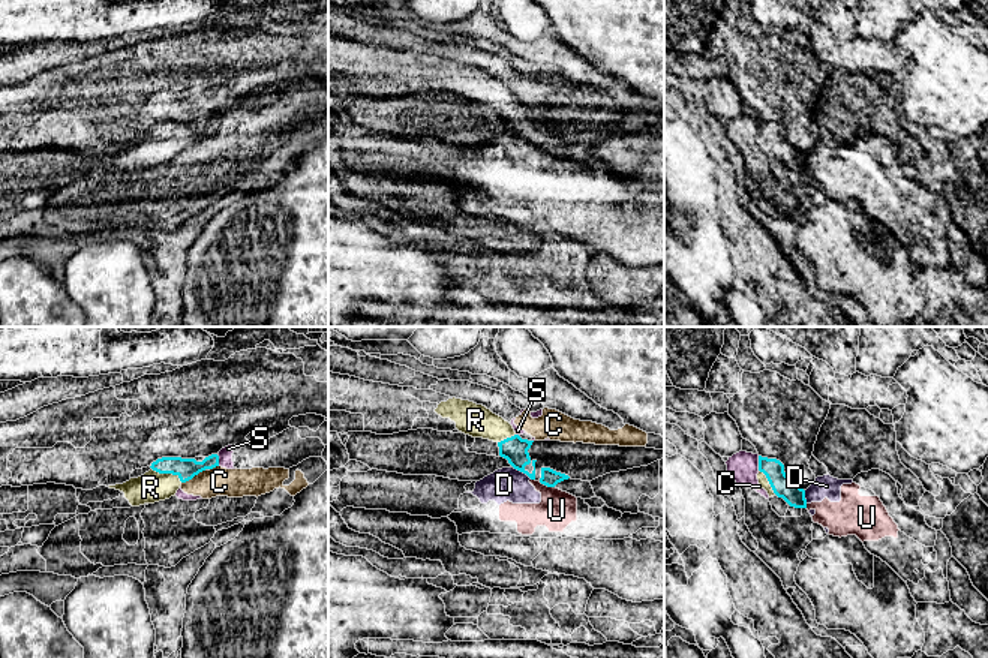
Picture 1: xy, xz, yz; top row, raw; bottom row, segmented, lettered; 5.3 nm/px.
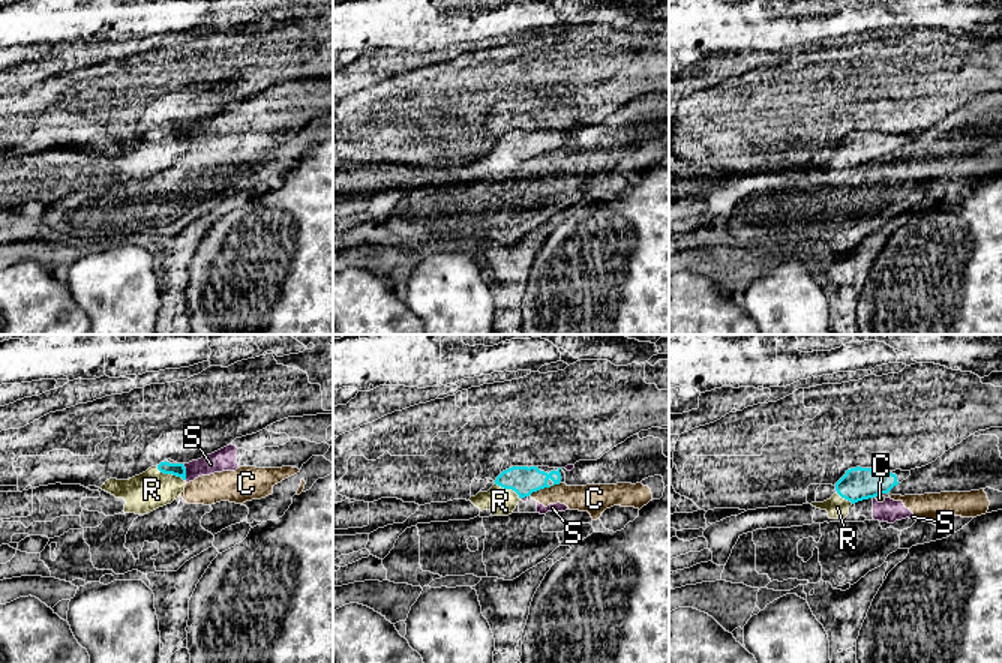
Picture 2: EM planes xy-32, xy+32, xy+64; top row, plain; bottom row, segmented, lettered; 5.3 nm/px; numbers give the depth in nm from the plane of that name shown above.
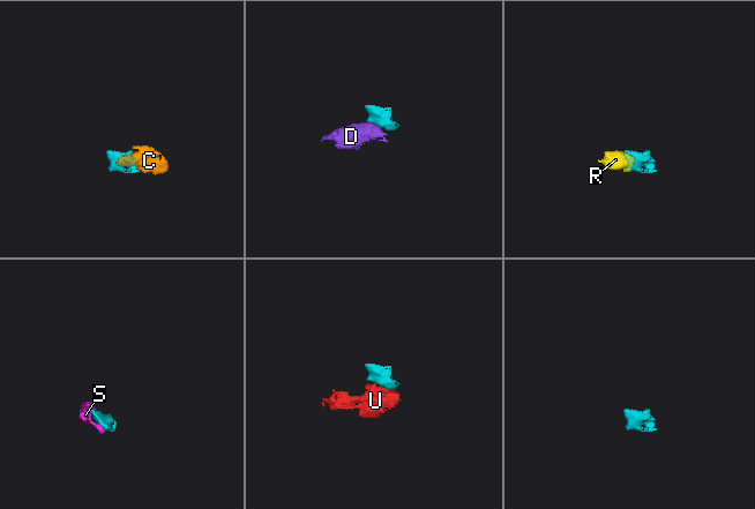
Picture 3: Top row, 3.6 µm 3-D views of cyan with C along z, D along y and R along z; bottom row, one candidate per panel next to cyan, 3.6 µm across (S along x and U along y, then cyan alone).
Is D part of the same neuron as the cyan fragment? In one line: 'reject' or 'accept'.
reject

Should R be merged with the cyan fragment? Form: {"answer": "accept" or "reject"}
{"answer": "accept"}

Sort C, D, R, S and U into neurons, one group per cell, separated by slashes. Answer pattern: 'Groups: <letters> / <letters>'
Groups: C S / D U / R

